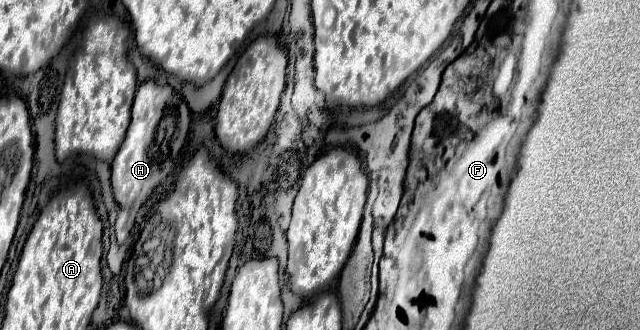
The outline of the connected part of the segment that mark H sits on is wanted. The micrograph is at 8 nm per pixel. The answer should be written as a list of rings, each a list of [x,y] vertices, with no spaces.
[[[153,79],[139,85],[131,109],[131,125],[127,137],[111,163],[111,187],[119,205],[119,215],[115,223],[119,245],[129,237],[129,231],[135,225],[135,217],[149,195],[161,181],[165,181],[173,173],[187,141],[189,125],[191,111],[169,85],[157,85]]]

